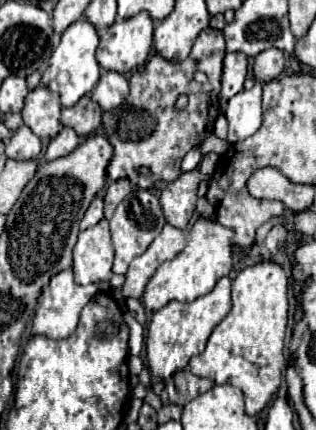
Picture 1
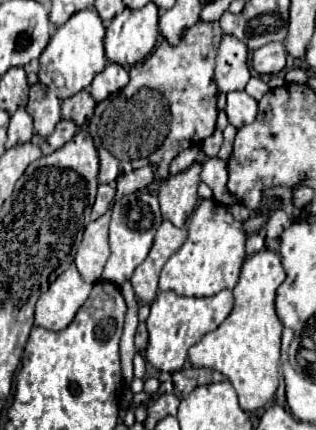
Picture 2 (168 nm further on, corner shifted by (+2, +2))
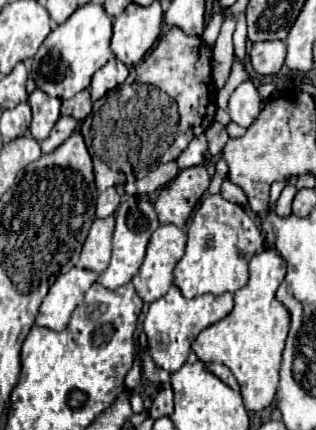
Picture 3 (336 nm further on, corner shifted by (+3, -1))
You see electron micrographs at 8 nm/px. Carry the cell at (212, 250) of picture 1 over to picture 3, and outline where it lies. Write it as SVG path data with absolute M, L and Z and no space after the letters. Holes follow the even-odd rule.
M220 194L208 196L194 212L186 232L186 252L174 268L174 284L180 288L182 296L194 298L202 294L234 294L248 282L248 262L262 248L264 240L256 222L244 212L242 206L224 200Z

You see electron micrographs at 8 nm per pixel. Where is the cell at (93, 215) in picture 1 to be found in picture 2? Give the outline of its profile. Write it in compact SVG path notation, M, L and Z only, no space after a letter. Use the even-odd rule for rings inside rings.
M99 185L99 191L97 191L97 199L95 199L95 205L93 205L93 213L91 213L91 219L99 219L113 203L113 197L115 197L115 189L109 187L109 185Z

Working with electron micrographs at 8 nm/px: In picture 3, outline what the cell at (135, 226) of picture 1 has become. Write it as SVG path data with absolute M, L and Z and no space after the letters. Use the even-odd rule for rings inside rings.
M126 198L124 202L120 202L118 210L114 212L114 218L116 218L116 228L114 228L114 238L112 238L112 260L98 278L98 282L110 290L122 284L128 284L138 274L144 254L146 254L146 246L150 242L150 236L160 226L154 206L144 198Z

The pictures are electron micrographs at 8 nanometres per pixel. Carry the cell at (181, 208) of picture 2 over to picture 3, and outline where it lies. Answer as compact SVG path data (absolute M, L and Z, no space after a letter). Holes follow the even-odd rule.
M192 166L182 170L170 184L166 184L158 194L158 220L160 224L174 224L186 228L192 210L200 202L202 194L210 184L206 166Z

